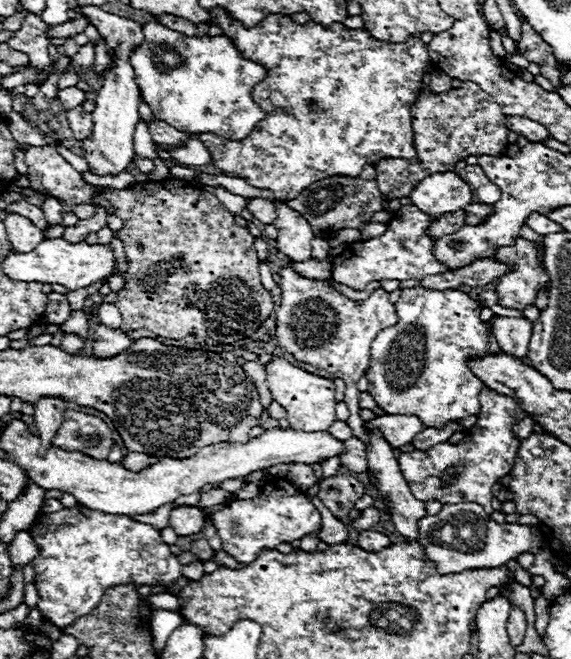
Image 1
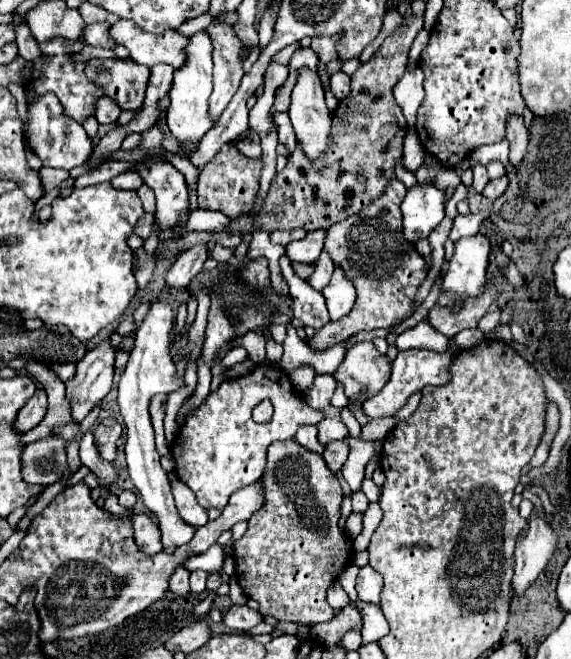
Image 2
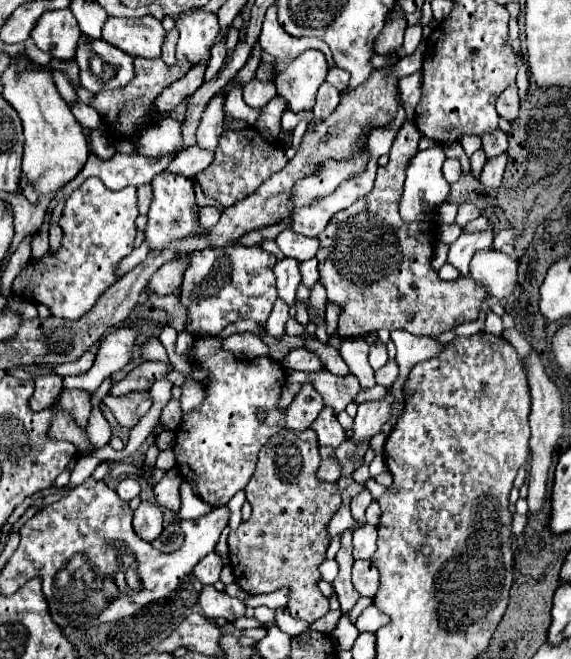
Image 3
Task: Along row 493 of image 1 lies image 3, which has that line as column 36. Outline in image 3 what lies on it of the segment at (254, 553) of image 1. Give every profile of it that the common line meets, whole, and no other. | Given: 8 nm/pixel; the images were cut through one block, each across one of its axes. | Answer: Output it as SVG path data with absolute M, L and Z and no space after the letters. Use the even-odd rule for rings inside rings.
M88 178L64 204L60 216L60 228L64 232L60 252L48 252L40 260L30 260L30 264L40 264L42 268L24 268L22 274L16 276L12 290L22 298L46 304L58 318L76 320L94 306L108 286L116 282L114 268L134 248L136 216L138 208L134 186L112 192L98 178Z

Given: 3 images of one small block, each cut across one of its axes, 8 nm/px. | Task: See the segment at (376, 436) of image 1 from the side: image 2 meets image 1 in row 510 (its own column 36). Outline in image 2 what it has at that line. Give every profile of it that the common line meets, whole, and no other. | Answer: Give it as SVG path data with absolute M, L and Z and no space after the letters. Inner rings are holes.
M42 388L36 390L36 394L24 404L24 408L18 412L16 416L16 422L14 422L14 430L16 432L28 432L32 430L34 426L38 426L46 414L46 408L48 408L48 402L46 402L46 394Z

